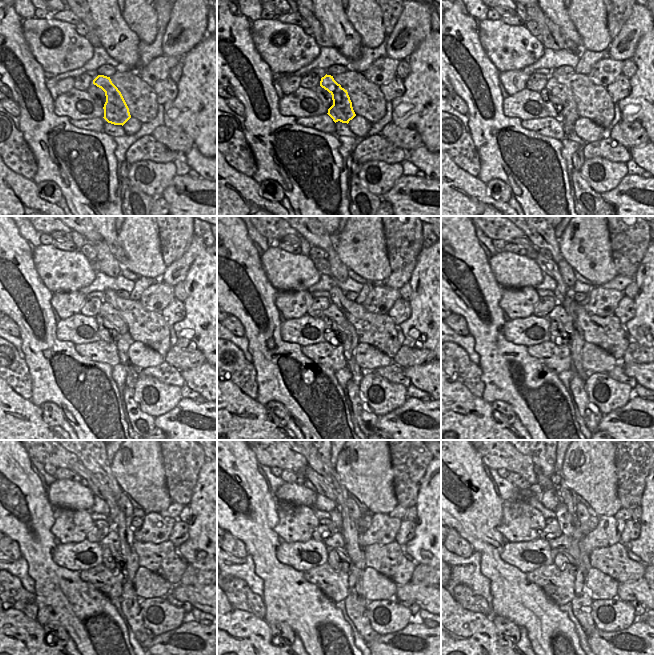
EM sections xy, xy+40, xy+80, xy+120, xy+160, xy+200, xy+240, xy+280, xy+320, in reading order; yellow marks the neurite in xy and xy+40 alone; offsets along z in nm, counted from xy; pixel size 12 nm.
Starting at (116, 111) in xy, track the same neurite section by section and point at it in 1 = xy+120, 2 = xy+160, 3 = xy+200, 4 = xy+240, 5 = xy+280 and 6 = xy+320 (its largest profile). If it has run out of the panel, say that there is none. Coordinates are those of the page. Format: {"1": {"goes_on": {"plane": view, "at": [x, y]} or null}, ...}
{"1": {"goes_on": {"plane": "xy+120", "at": [106, 310]}}, "2": {"goes_on": {"plane": "xy+160", "at": [333, 312]}}, "3": {"goes_on": {"plane": "xy+200", "at": [558, 312]}}, "4": {"goes_on": {"plane": "xy+240", "at": [112, 538]}}, "5": {"goes_on": {"plane": "xy+280", "at": [337, 540]}}, "6": {"goes_on": {"plane": "xy+320", "at": [563, 542]}}}

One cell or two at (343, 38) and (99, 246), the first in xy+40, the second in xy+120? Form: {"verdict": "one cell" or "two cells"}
{"verdict": "two cells"}

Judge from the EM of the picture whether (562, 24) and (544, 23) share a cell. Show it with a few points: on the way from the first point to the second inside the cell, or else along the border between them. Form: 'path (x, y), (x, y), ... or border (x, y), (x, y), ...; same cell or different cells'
border (540, 10), (556, 25), (566, 45); different cells

